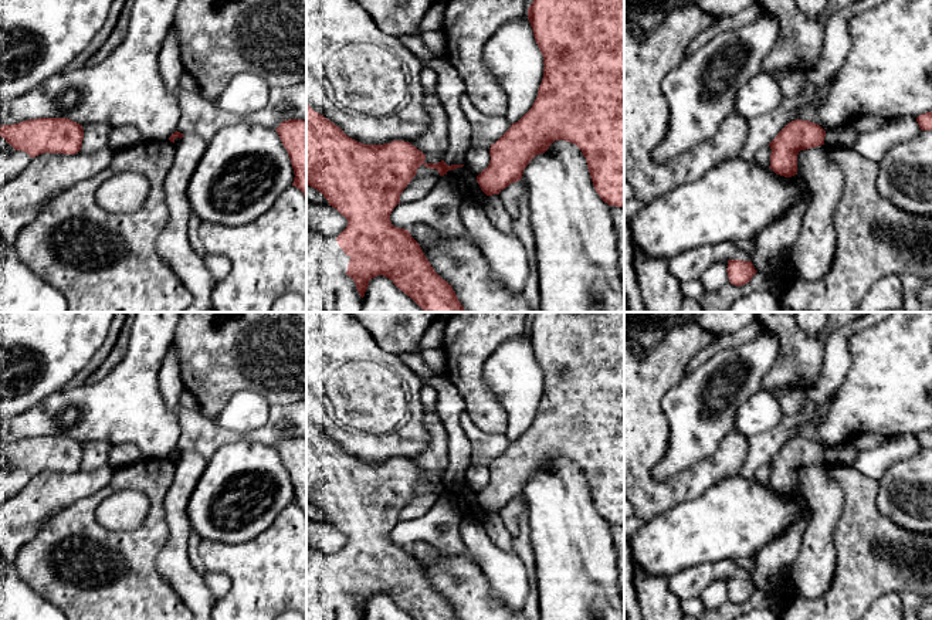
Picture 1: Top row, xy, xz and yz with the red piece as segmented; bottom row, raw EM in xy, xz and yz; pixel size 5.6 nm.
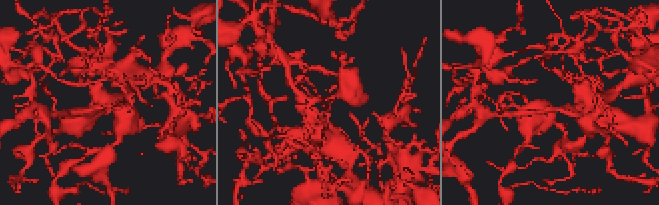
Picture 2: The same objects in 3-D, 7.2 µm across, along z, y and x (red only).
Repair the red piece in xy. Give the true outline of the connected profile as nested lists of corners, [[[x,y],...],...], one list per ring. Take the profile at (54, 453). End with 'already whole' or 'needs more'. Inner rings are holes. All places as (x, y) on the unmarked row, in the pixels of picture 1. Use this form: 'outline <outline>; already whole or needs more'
outline [[[38,436],[13,443],[1,443],[0,454],[14,468],[35,475],[41,471],[75,472],[81,468],[82,443],[68,436]]]; already whole

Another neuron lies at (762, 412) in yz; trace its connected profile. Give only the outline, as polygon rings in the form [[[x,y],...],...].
[[[760,390],[742,403],[735,413],[735,431],[745,437],[775,428],[782,417],[776,397],[769,390]]]

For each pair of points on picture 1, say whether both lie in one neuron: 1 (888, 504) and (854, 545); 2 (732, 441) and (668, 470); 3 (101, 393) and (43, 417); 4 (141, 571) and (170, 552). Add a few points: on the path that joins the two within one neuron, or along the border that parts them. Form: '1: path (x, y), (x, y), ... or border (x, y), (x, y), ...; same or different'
1: border (877, 481), (877, 508), (910, 531); different
2: border (734, 430), (721, 440), (711, 454), (687, 467); different
3: path (87, 402), (70, 402), (57, 410); same
4: border (168, 531), (156, 571), (173, 590); different

